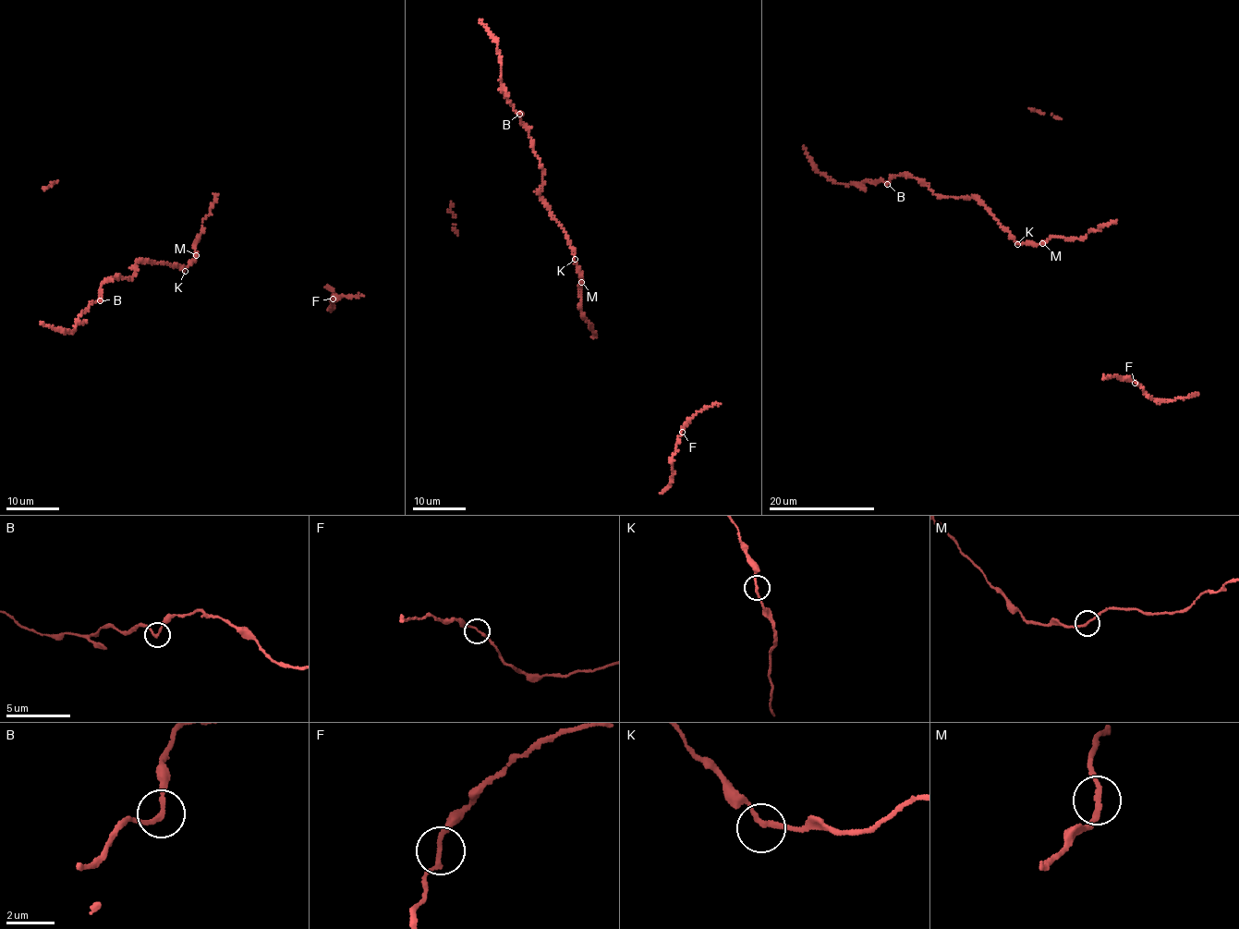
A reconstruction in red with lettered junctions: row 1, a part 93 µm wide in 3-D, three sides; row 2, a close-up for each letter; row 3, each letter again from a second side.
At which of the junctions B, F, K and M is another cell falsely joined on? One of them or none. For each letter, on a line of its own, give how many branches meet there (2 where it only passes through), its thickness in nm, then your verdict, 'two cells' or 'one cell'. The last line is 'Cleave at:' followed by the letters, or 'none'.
B: 2 branches meet; 180 nm thick; one cell
F: 2 branches meet; 170 nm thick; one cell
K: 2 branches meet; 180 nm thick; one cell
M: 2 branches meet; 200 nm thick; one cell
Cleave at: none

